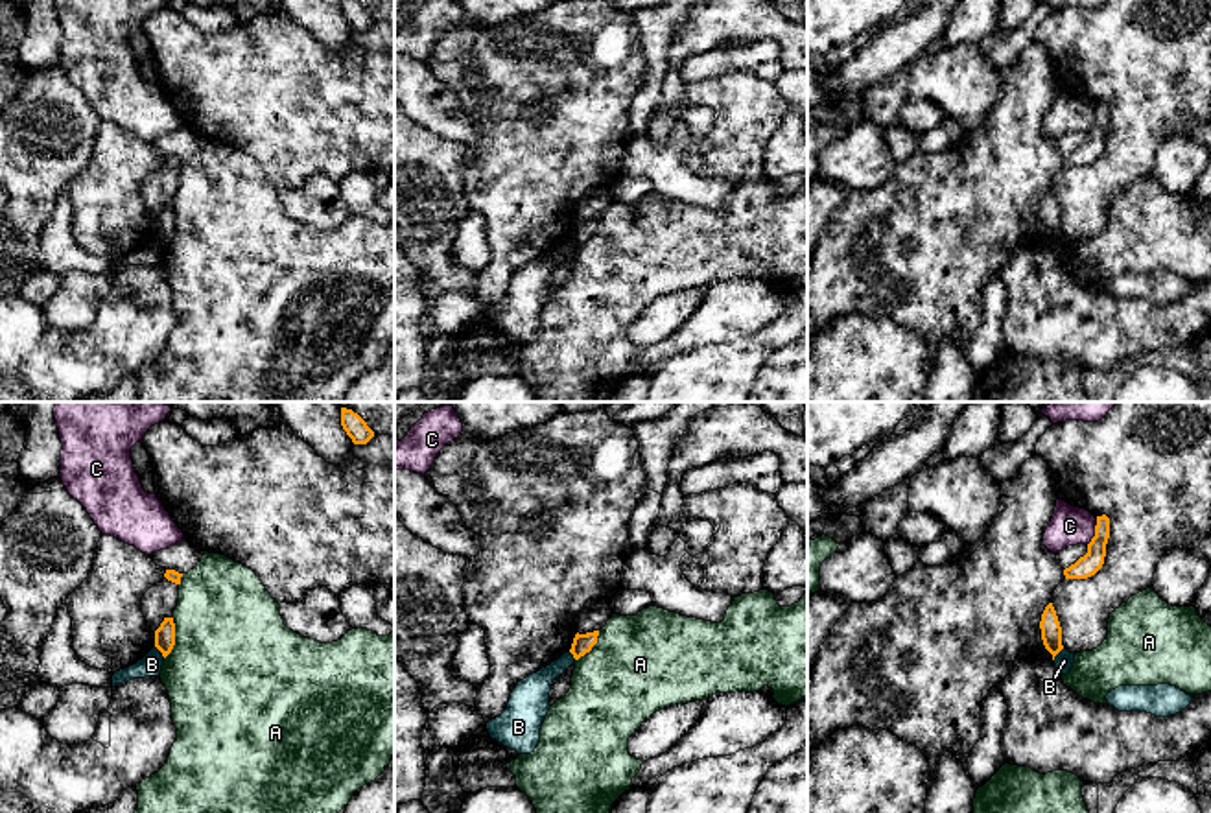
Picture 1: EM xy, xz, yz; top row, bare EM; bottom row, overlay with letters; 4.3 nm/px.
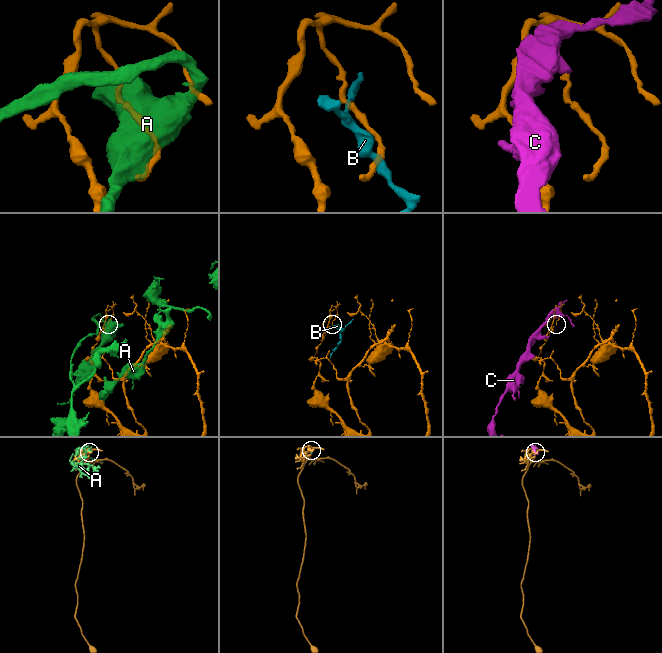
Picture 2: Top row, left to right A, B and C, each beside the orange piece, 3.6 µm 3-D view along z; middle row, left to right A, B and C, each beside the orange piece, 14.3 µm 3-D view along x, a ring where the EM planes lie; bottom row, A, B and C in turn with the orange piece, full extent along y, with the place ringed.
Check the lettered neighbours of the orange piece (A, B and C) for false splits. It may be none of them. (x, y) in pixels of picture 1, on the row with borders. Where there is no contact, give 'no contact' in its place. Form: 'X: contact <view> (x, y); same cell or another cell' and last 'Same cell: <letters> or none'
A: contact xy (174, 638); another cell
B: contact xy (159, 649); another cell
C: contact yz (1095, 531); another cell
Same cell: none

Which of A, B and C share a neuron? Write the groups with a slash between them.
A / B / C

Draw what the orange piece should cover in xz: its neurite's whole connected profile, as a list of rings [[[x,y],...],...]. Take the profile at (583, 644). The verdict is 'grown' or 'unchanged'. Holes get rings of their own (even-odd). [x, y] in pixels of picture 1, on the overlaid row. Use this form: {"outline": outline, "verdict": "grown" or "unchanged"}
{"outline": [[[599,630],[586,632],[586,634],[575,634],[570,653],[575,660],[584,656],[592,651],[592,647],[597,643]]], "verdict": "unchanged"}

